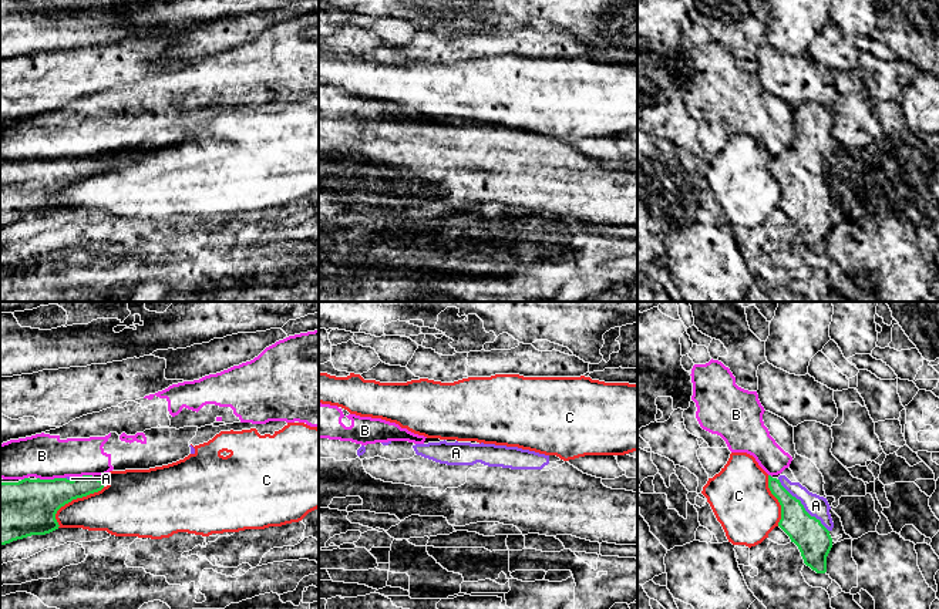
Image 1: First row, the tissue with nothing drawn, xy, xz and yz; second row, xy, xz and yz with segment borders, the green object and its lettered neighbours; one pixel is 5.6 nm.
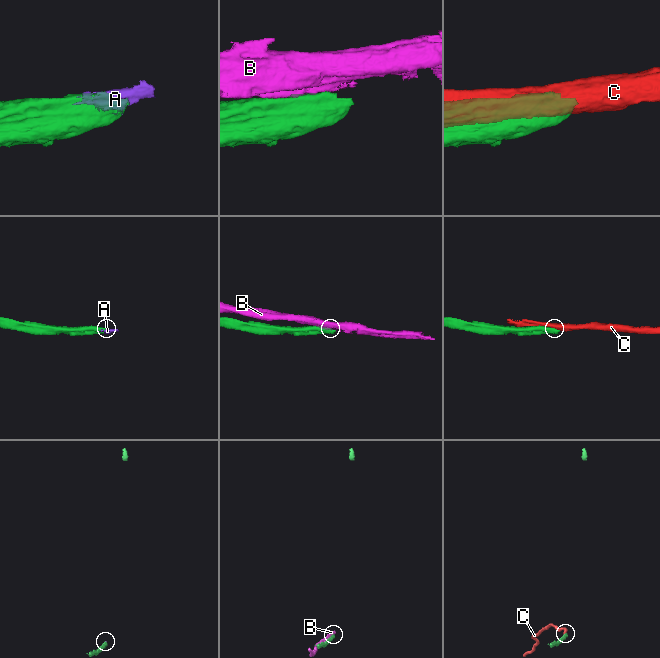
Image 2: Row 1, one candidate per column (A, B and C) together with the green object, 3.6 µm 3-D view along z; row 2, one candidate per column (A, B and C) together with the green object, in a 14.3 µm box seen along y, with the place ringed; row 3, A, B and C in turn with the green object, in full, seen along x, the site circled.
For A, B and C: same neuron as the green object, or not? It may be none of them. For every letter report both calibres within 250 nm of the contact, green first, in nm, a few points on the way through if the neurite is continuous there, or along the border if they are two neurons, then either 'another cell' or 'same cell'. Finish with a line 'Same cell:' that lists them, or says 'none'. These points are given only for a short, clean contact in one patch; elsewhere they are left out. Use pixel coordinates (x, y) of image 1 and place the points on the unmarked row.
A: calibres 190 and 120 nm; same cell
B: calibres 320 and 260 nm; another cell
C: calibres 300 and 280 nm; another cell
Same cell: A

